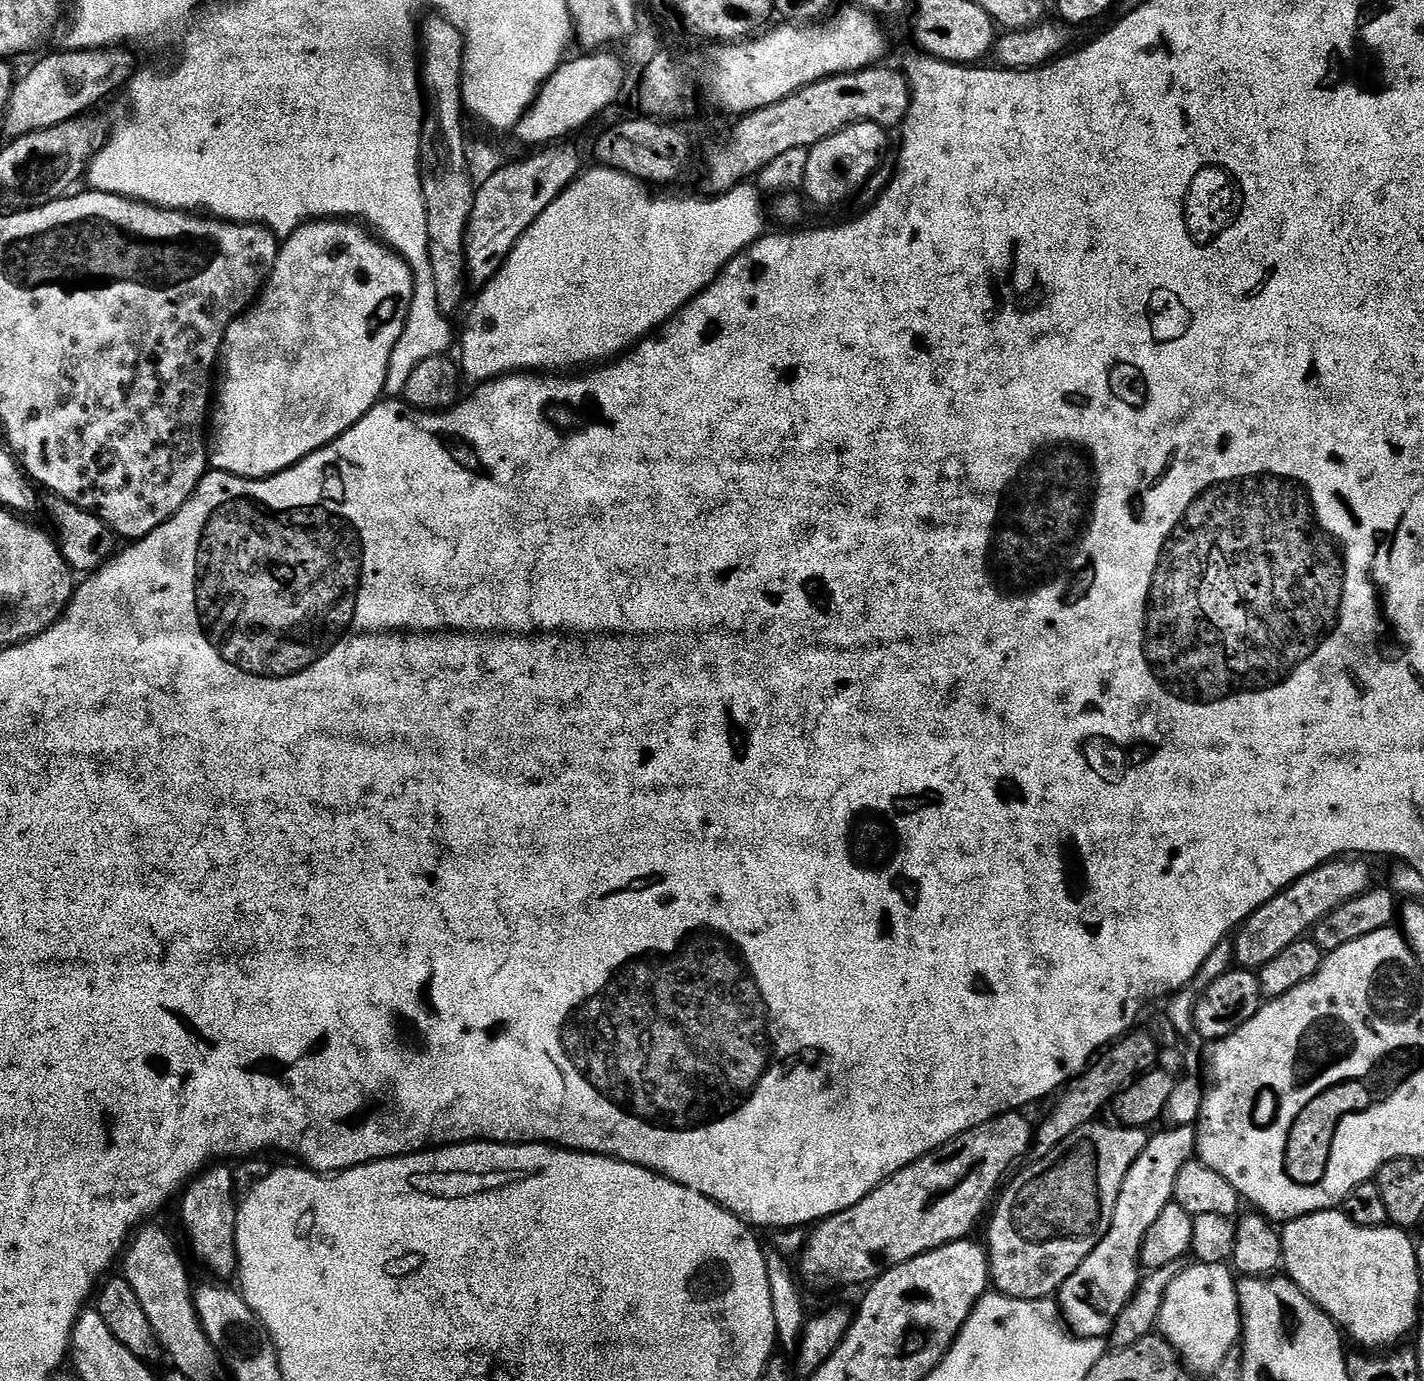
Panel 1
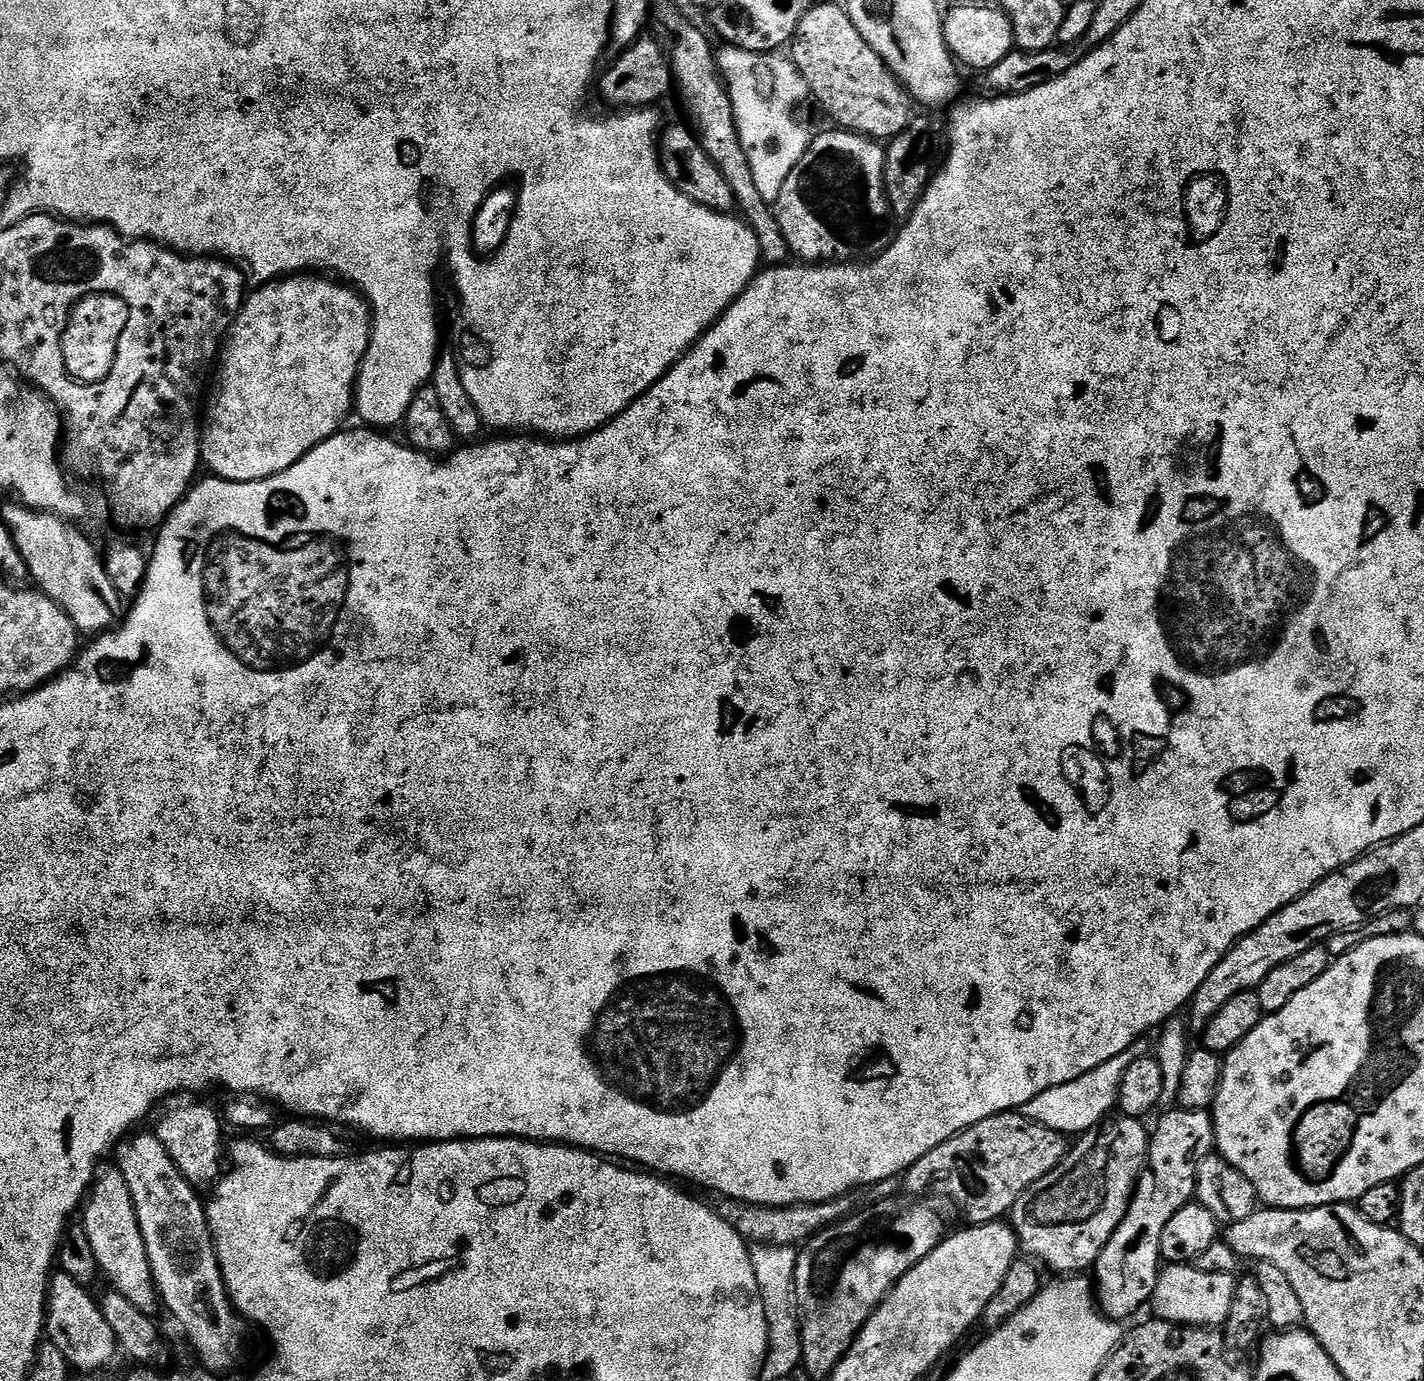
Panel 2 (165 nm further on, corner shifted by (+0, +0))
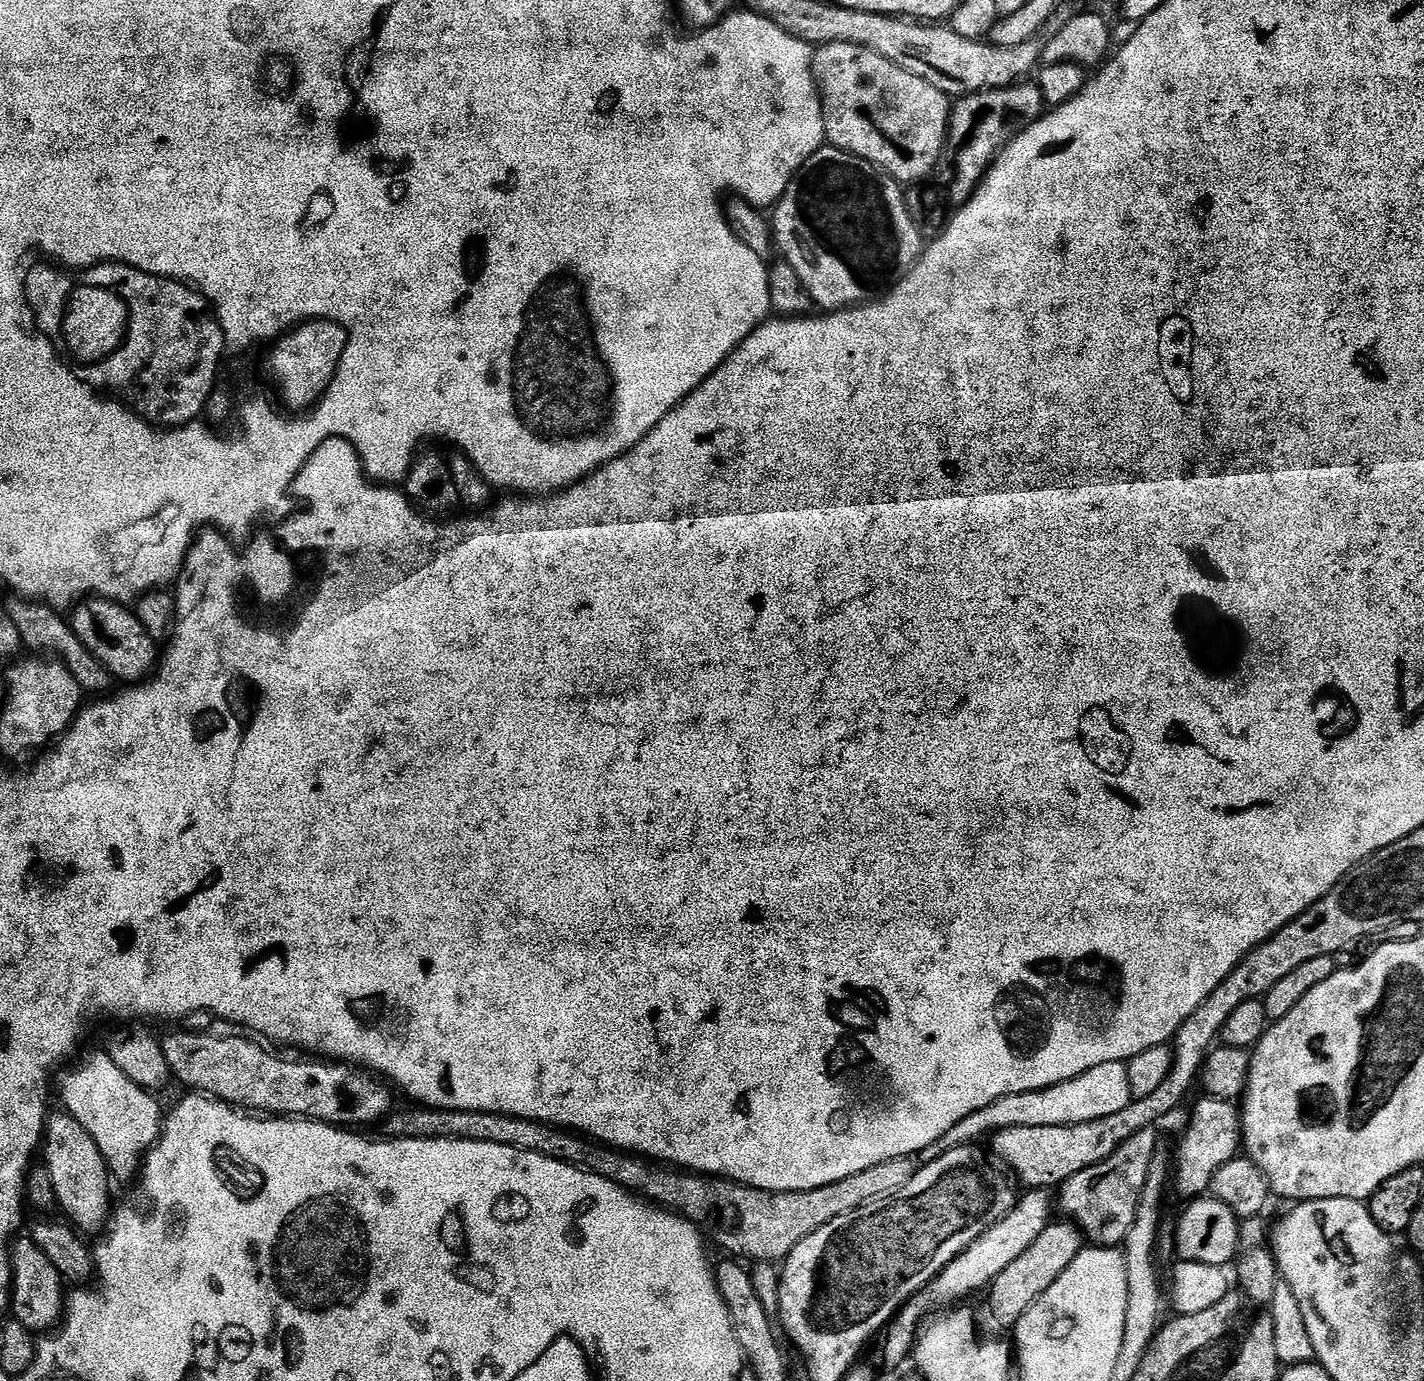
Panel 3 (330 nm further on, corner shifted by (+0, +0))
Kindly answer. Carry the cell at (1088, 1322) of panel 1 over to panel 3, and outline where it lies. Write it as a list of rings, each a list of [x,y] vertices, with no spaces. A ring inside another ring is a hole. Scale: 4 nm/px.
[[[1203,1098],[1196,1104],[1188,1129],[1180,1140],[1180,1158],[1174,1164],[1174,1188],[1187,1198],[1199,1198],[1211,1189],[1212,1179],[1242,1148],[1242,1112],[1231,1100]]]

